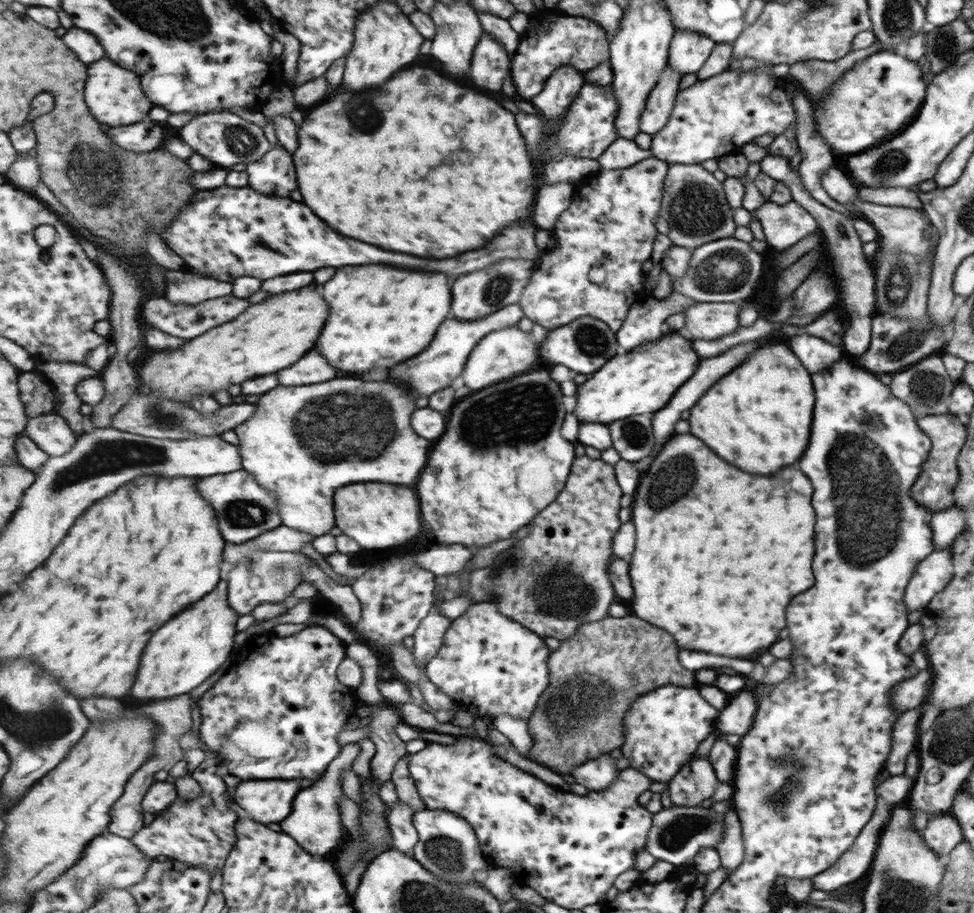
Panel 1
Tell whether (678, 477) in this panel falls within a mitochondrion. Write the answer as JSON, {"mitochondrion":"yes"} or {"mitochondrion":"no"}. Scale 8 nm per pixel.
{"mitochondrion":"yes"}

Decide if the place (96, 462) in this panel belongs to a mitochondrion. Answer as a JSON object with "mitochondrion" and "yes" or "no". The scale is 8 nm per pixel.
{"mitochondrion":"yes"}

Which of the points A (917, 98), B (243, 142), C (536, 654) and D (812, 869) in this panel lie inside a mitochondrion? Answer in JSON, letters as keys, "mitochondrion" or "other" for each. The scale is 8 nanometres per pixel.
{"A":"other","B":"mitochondrion","C":"other","D":"other"}

